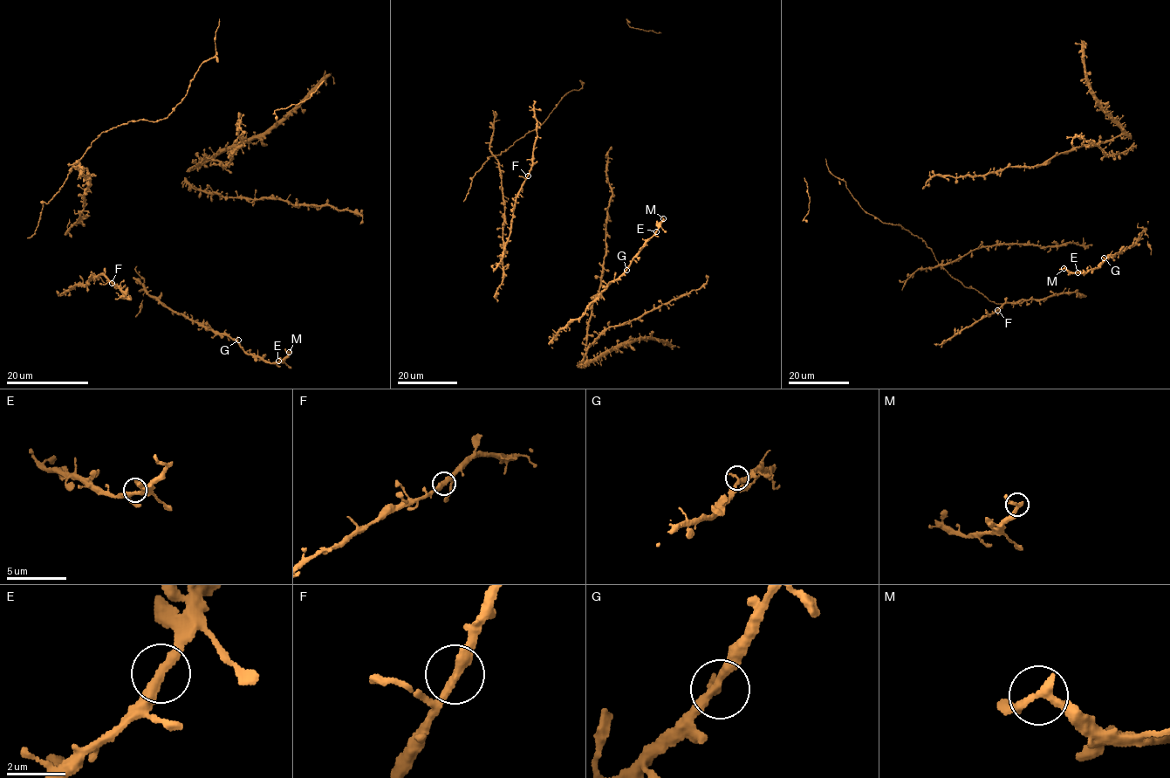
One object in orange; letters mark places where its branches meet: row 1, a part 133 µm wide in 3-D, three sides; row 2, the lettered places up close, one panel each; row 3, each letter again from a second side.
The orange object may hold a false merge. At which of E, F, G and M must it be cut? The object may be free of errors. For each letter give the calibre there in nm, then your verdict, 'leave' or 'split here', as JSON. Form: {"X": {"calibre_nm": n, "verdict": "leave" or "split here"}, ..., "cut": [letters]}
{"E": {"calibre_nm": 320, "verdict": "leave"}, "F": {"calibre_nm": 320, "verdict": "leave"}, "G": {"calibre_nm": 320, "verdict": "leave"}, "M": {"calibre_nm": 280, "verdict": "leave"}, "cut": []}

